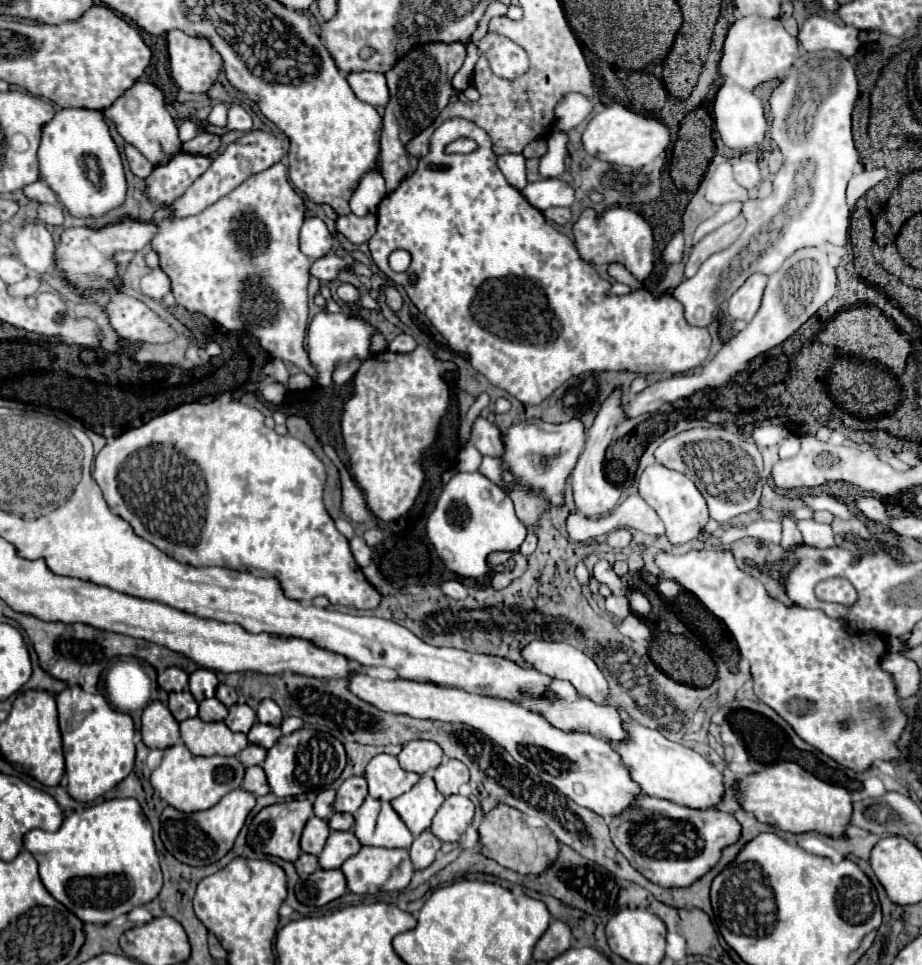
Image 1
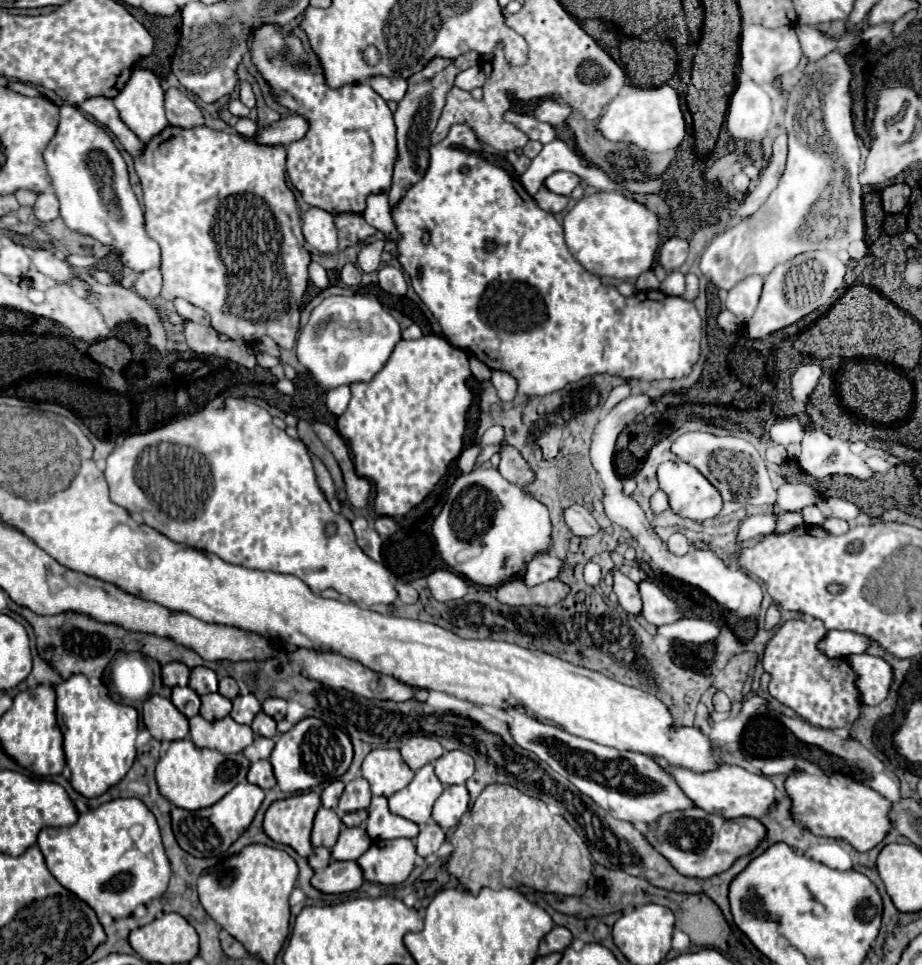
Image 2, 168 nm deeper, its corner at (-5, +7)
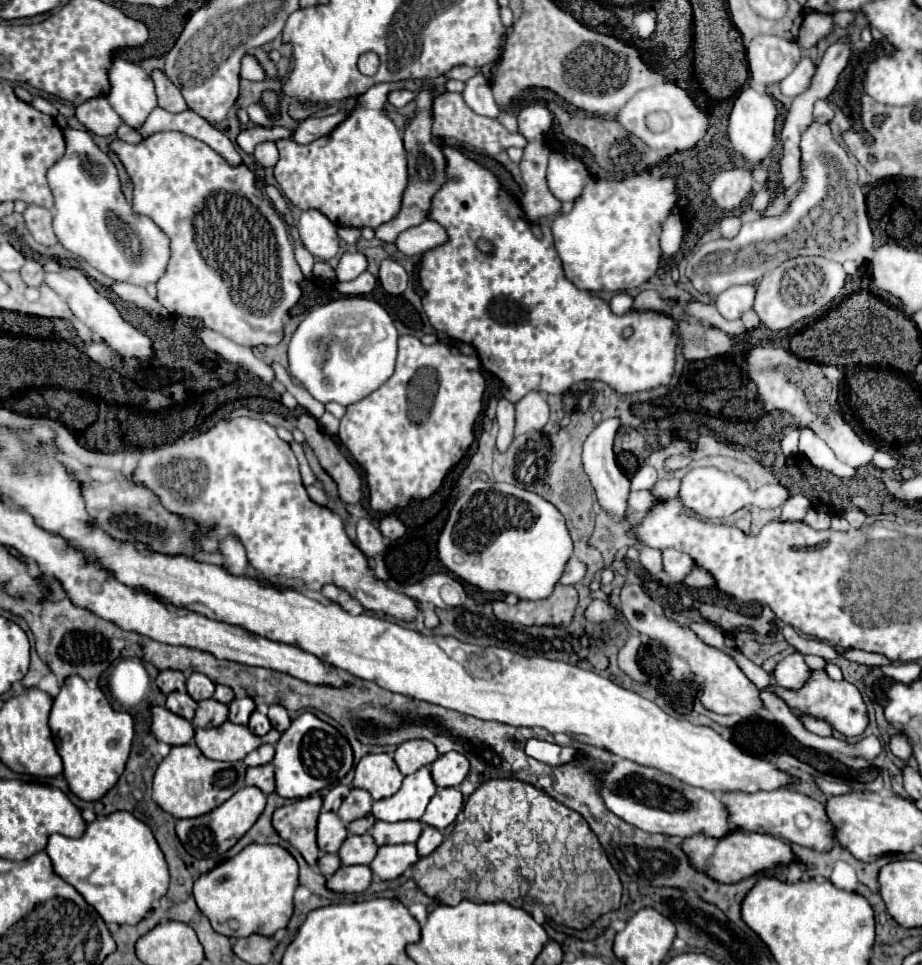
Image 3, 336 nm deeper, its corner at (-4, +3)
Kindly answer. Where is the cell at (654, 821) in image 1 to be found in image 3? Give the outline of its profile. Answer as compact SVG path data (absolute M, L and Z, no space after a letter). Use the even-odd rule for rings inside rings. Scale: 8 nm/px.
M735 829L723 839L707 839L705 835L693 835L691 839L685 839L681 847L683 851L687 851L687 857L691 859L691 863L699 867L699 871L707 871L707 875L711 875L719 883L739 883L759 871L775 869L777 865L789 867L799 861L793 855L791 845L785 843L783 839L775 839L771 835L747 833L743 829Z

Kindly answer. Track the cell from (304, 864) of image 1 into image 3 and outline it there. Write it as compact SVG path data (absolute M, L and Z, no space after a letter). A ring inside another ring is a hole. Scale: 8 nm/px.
M323 855L317 865L325 877L331 877L341 867L341 859L339 859L339 855Z

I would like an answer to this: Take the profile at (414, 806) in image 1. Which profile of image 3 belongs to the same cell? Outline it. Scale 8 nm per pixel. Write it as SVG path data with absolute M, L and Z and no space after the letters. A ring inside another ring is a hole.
M421 767L419 771L403 779L403 785L395 795L375 801L371 813L375 815L375 819L389 821L389 823L421 819L427 803L435 793L437 793L437 787L431 779L429 767Z

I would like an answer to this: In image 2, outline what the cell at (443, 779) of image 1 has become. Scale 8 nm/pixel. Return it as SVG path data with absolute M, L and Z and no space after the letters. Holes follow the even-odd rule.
M448 751L434 763L436 775L444 785L466 783L474 773L474 759L464 751Z

